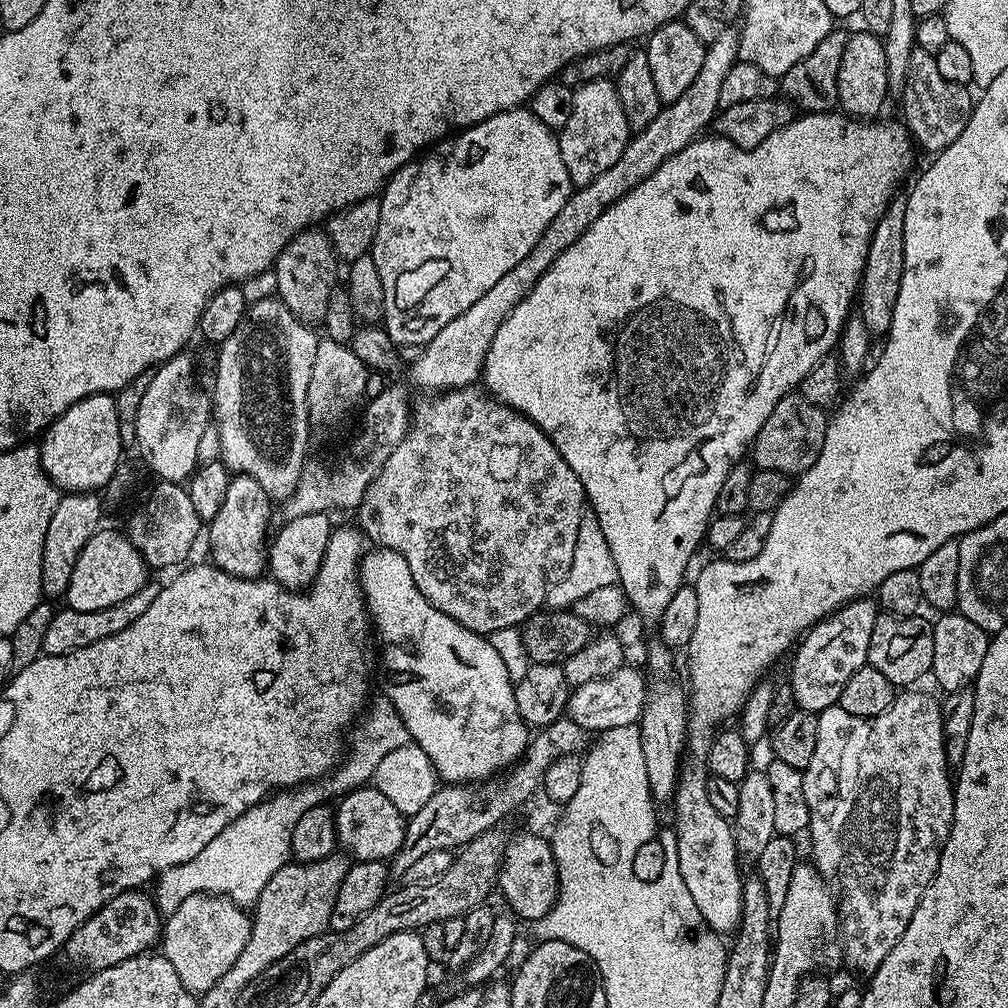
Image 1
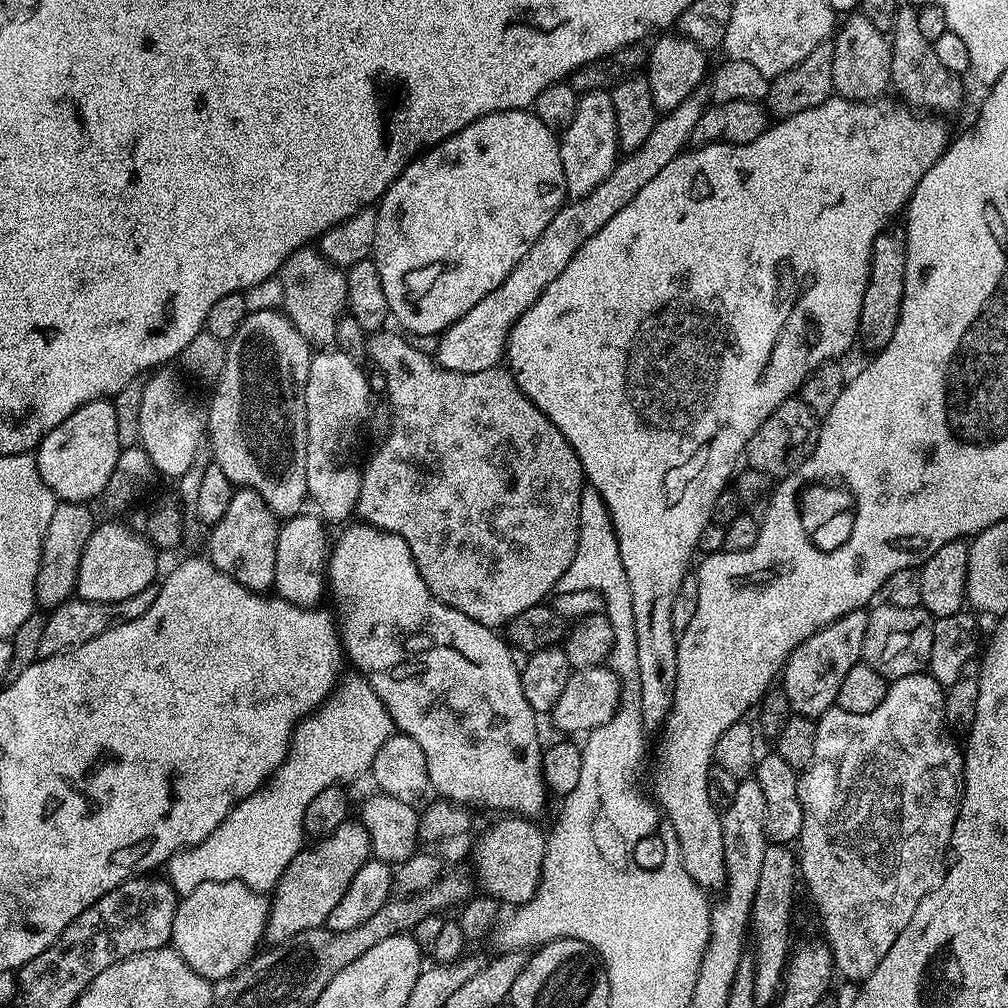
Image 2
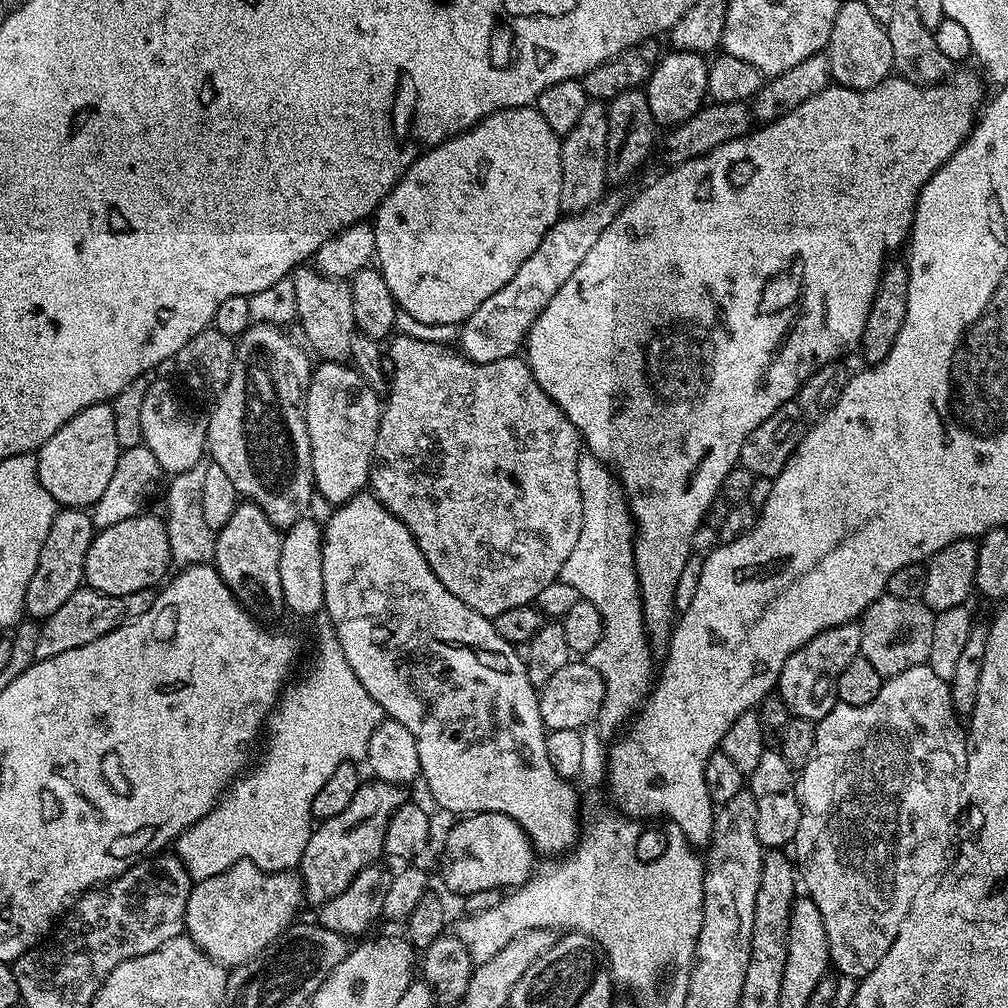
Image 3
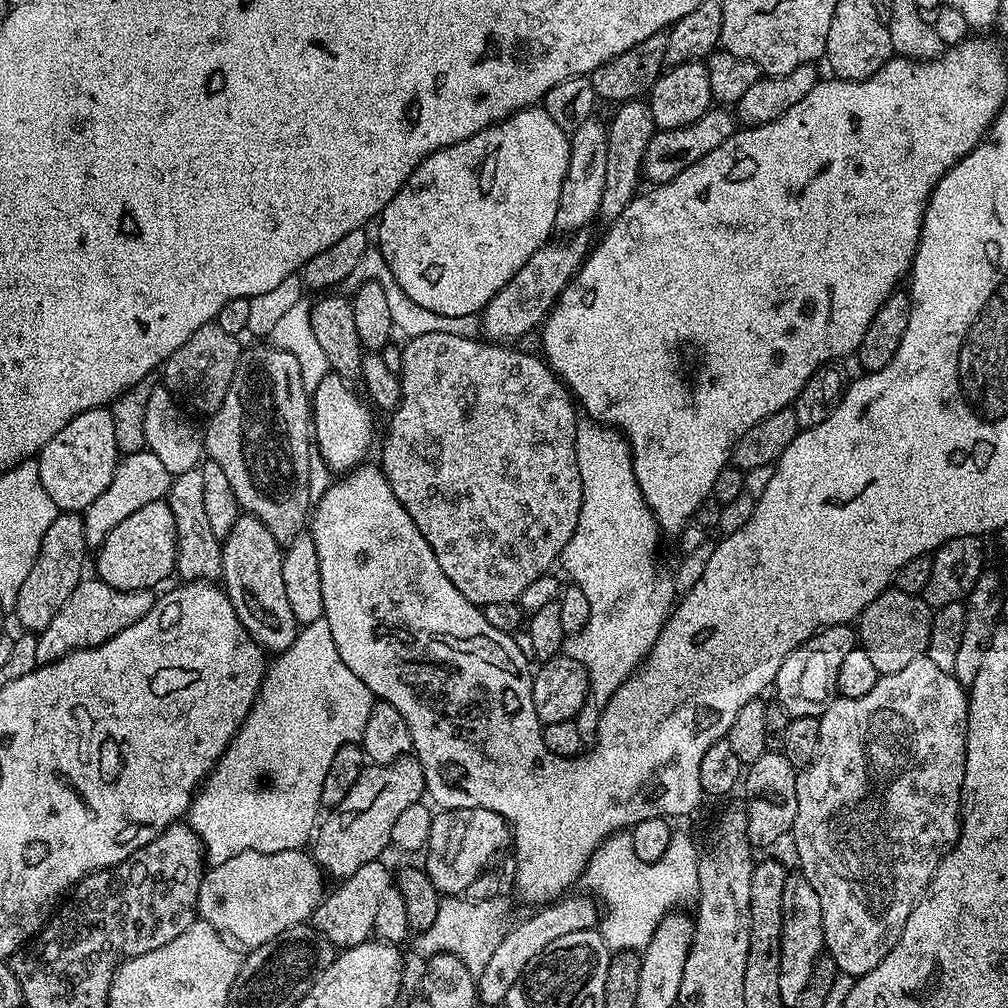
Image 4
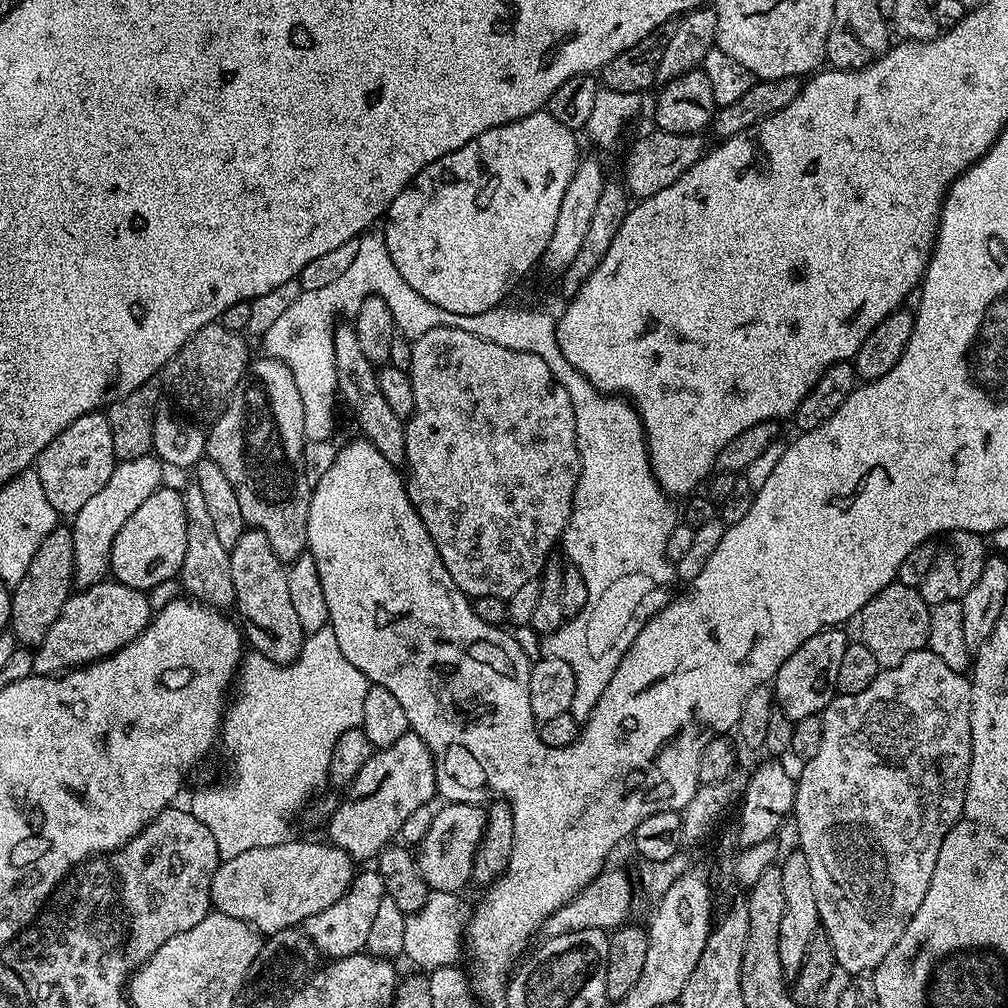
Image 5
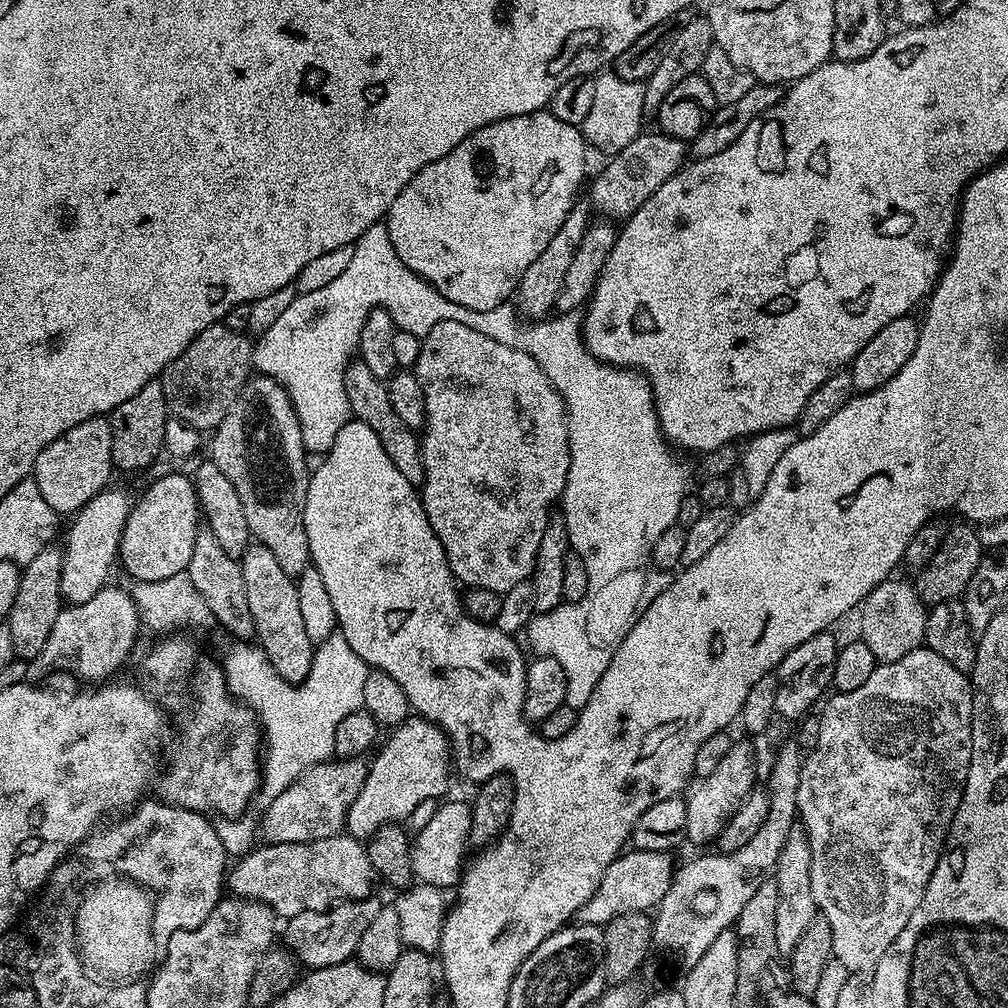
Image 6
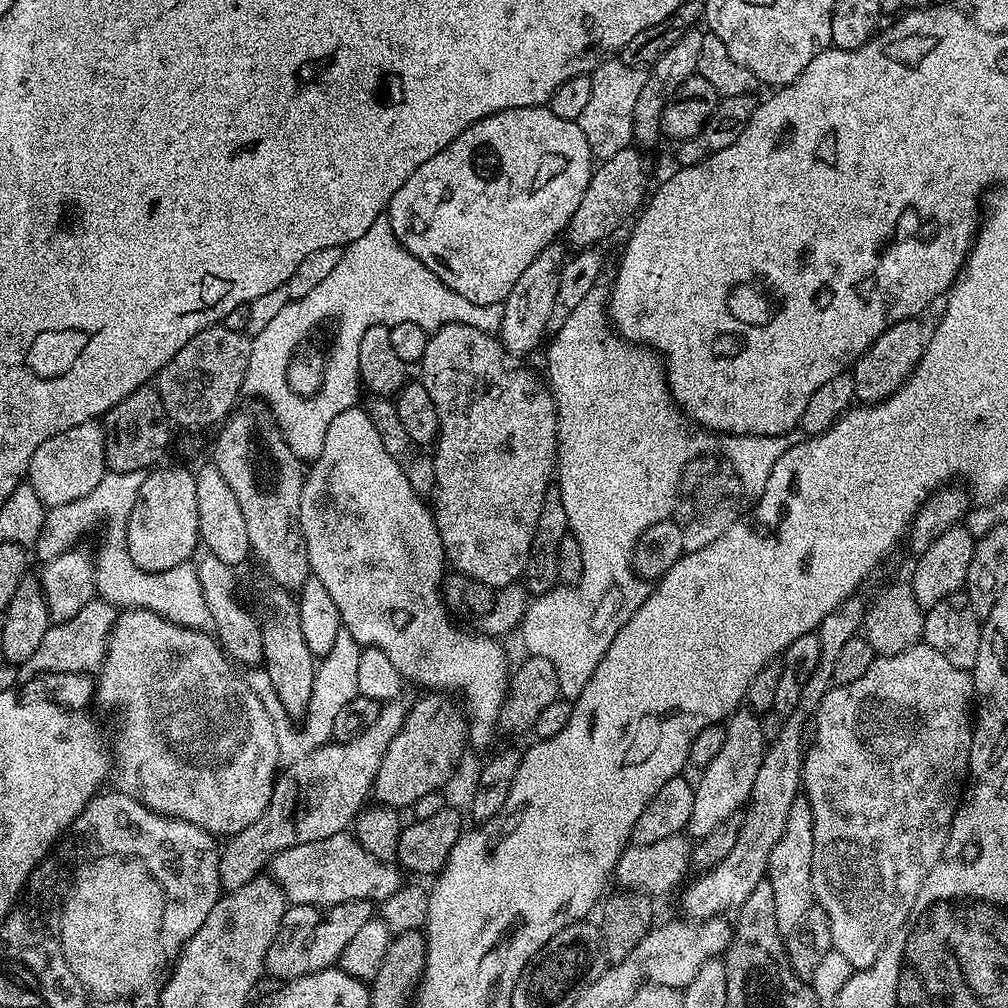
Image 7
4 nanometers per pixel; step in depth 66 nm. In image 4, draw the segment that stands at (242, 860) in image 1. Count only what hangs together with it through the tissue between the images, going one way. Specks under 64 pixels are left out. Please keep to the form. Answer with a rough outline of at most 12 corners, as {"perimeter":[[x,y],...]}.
{"perimeter":[[310,622],[186,813],[209,865],[303,849],[372,691]]}

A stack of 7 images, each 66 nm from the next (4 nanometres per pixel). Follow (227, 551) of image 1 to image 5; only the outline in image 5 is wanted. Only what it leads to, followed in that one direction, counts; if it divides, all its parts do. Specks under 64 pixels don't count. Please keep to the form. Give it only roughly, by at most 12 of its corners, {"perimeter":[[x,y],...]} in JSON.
{"perimeter":[[256,528],[228,553],[247,643],[275,664],[306,633],[285,561]]}

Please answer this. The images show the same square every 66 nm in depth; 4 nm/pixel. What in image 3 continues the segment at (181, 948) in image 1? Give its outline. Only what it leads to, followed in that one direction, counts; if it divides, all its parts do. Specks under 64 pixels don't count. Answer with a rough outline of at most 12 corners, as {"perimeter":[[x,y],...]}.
{"perimeter":[[239,860],[193,883],[184,932],[245,964],[304,903],[295,871]]}

